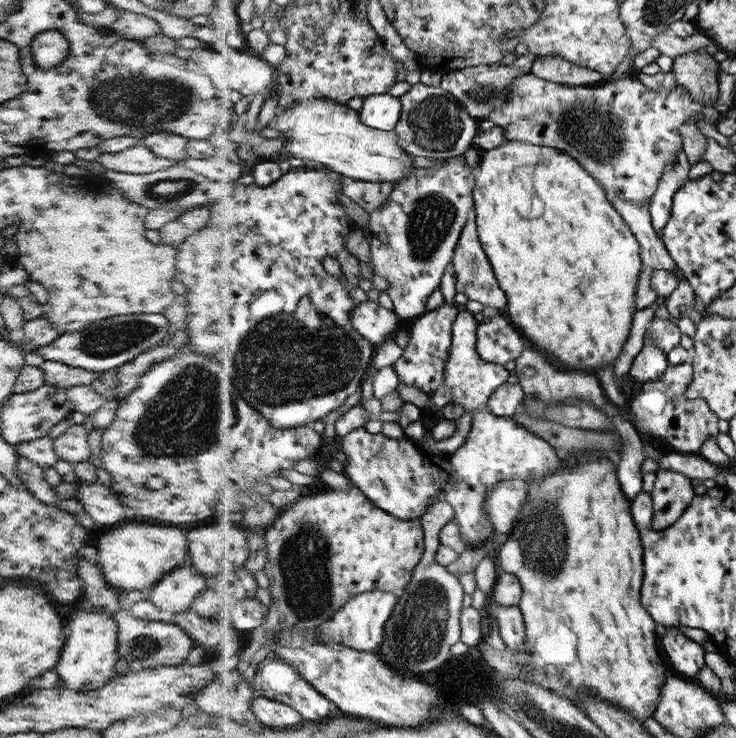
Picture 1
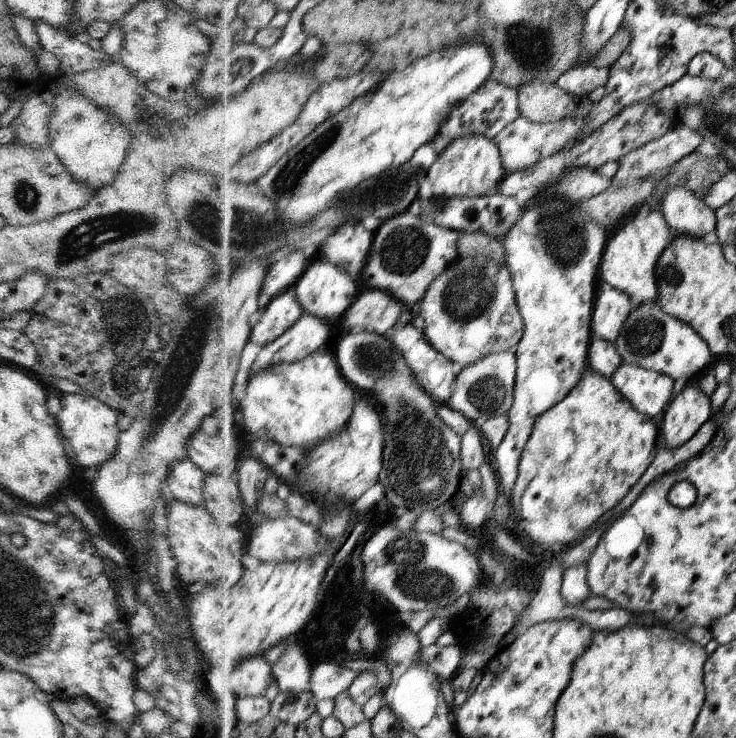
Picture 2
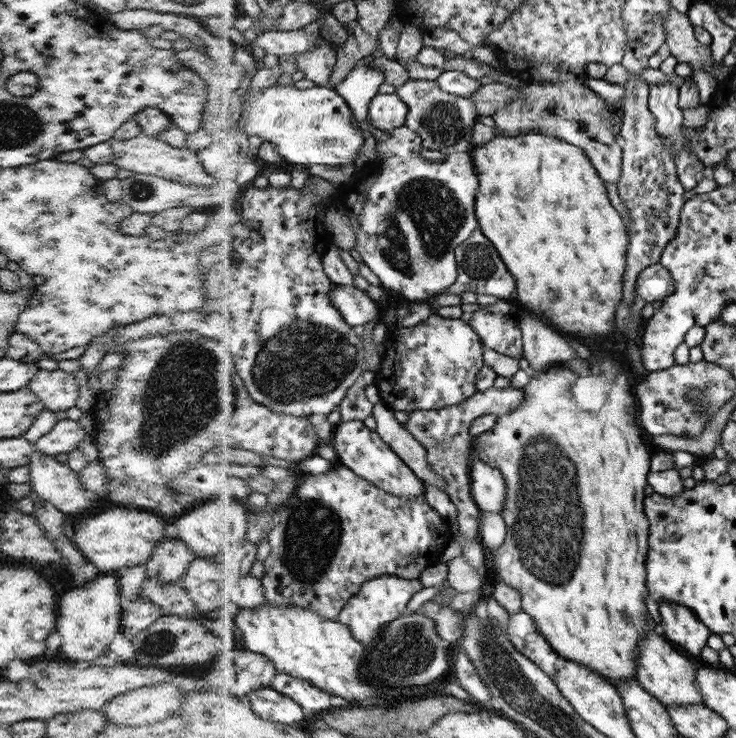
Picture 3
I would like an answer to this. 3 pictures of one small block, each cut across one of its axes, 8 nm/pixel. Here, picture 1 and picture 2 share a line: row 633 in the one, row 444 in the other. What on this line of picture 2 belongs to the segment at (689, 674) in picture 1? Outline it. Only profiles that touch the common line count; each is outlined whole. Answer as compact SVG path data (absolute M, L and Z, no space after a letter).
M676 382L675 395L663 412L661 428L665 446L676 450L682 446L708 421L712 414L710 398L697 384Z

